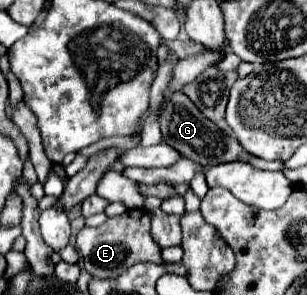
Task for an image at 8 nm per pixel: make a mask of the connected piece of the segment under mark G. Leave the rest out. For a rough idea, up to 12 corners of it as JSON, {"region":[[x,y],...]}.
{"region":[[181,92],[161,114],[163,142],[201,166],[253,158]]}

